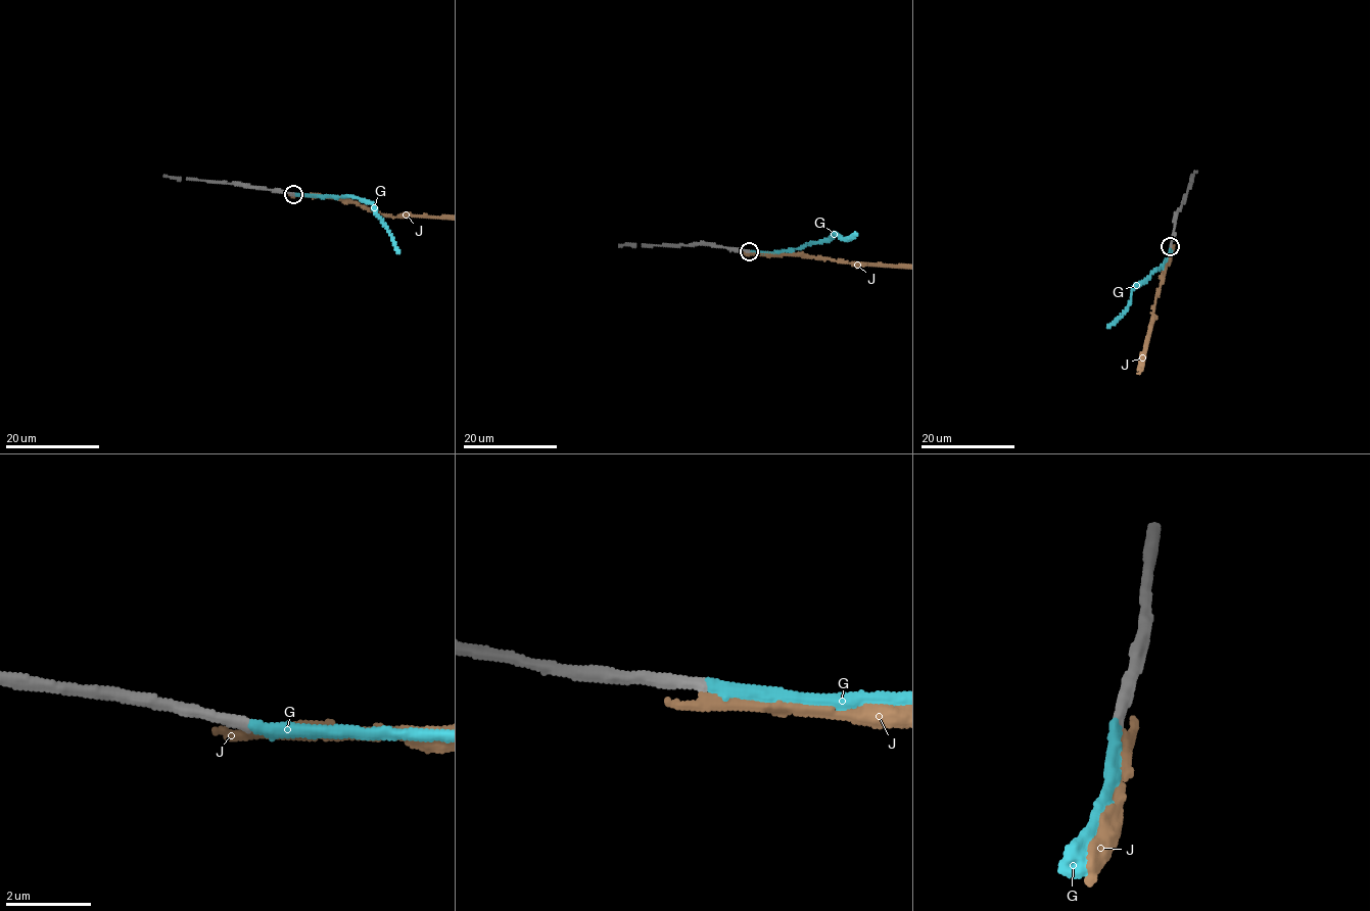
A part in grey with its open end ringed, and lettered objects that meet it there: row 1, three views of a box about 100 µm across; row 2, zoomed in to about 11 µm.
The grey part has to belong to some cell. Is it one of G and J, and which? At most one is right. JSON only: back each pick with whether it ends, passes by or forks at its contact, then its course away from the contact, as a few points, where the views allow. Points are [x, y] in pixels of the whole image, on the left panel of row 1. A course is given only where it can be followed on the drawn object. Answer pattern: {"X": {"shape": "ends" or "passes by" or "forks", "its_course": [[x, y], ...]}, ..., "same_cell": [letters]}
{"G": {"shape": "ends", "its_course": [[294, 194], [349, 196], [367, 200], [397, 252]]}, "same_cell": ["G"]}

